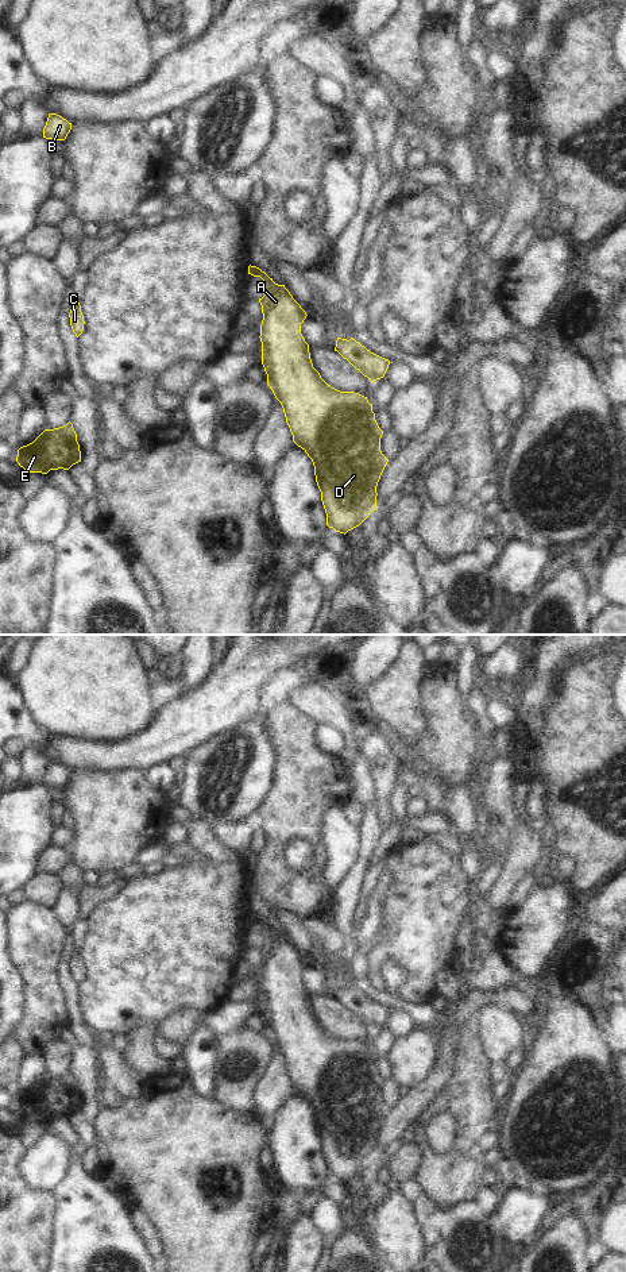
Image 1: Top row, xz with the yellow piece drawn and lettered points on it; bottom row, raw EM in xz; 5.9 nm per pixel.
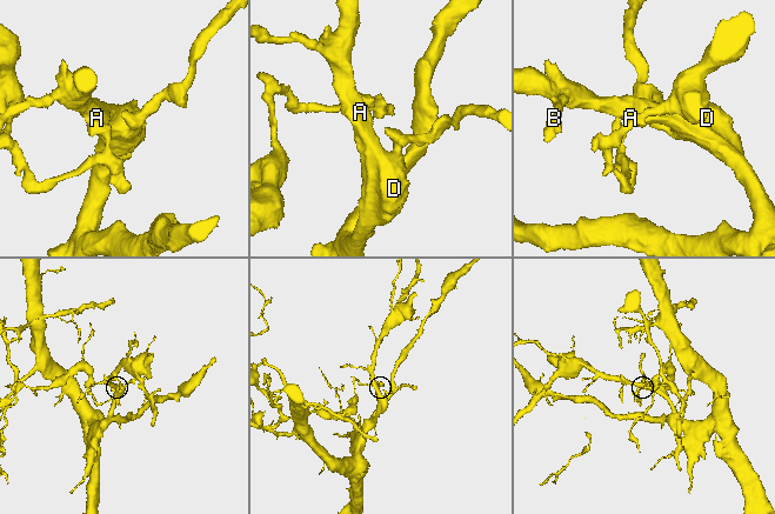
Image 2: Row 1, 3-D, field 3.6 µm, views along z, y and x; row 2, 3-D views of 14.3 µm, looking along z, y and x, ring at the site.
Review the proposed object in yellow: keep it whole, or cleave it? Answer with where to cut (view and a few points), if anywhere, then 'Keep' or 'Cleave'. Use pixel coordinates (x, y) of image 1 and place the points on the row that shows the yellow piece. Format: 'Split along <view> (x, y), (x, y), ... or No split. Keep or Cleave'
Split along xz (259, 269), (248, 272). Cleave.

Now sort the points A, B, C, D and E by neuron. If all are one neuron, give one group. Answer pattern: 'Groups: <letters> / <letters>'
Groups: A B D / C E.

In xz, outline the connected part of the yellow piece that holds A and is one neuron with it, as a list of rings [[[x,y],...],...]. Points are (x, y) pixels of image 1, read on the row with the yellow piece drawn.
[[[248,271],[263,280],[260,324],[262,365],[267,385],[281,402],[293,442],[312,459],[326,525],[347,533],[376,510],[376,486],[389,459],[380,451],[379,428],[372,404],[355,392],[340,392],[328,385],[313,367],[309,344],[301,334],[306,312],[285,285],[278,285],[264,271]]]

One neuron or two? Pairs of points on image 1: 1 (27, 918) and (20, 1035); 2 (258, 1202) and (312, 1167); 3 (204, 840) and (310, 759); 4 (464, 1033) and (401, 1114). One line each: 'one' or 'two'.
1: one
2: two
3: two
4: two

